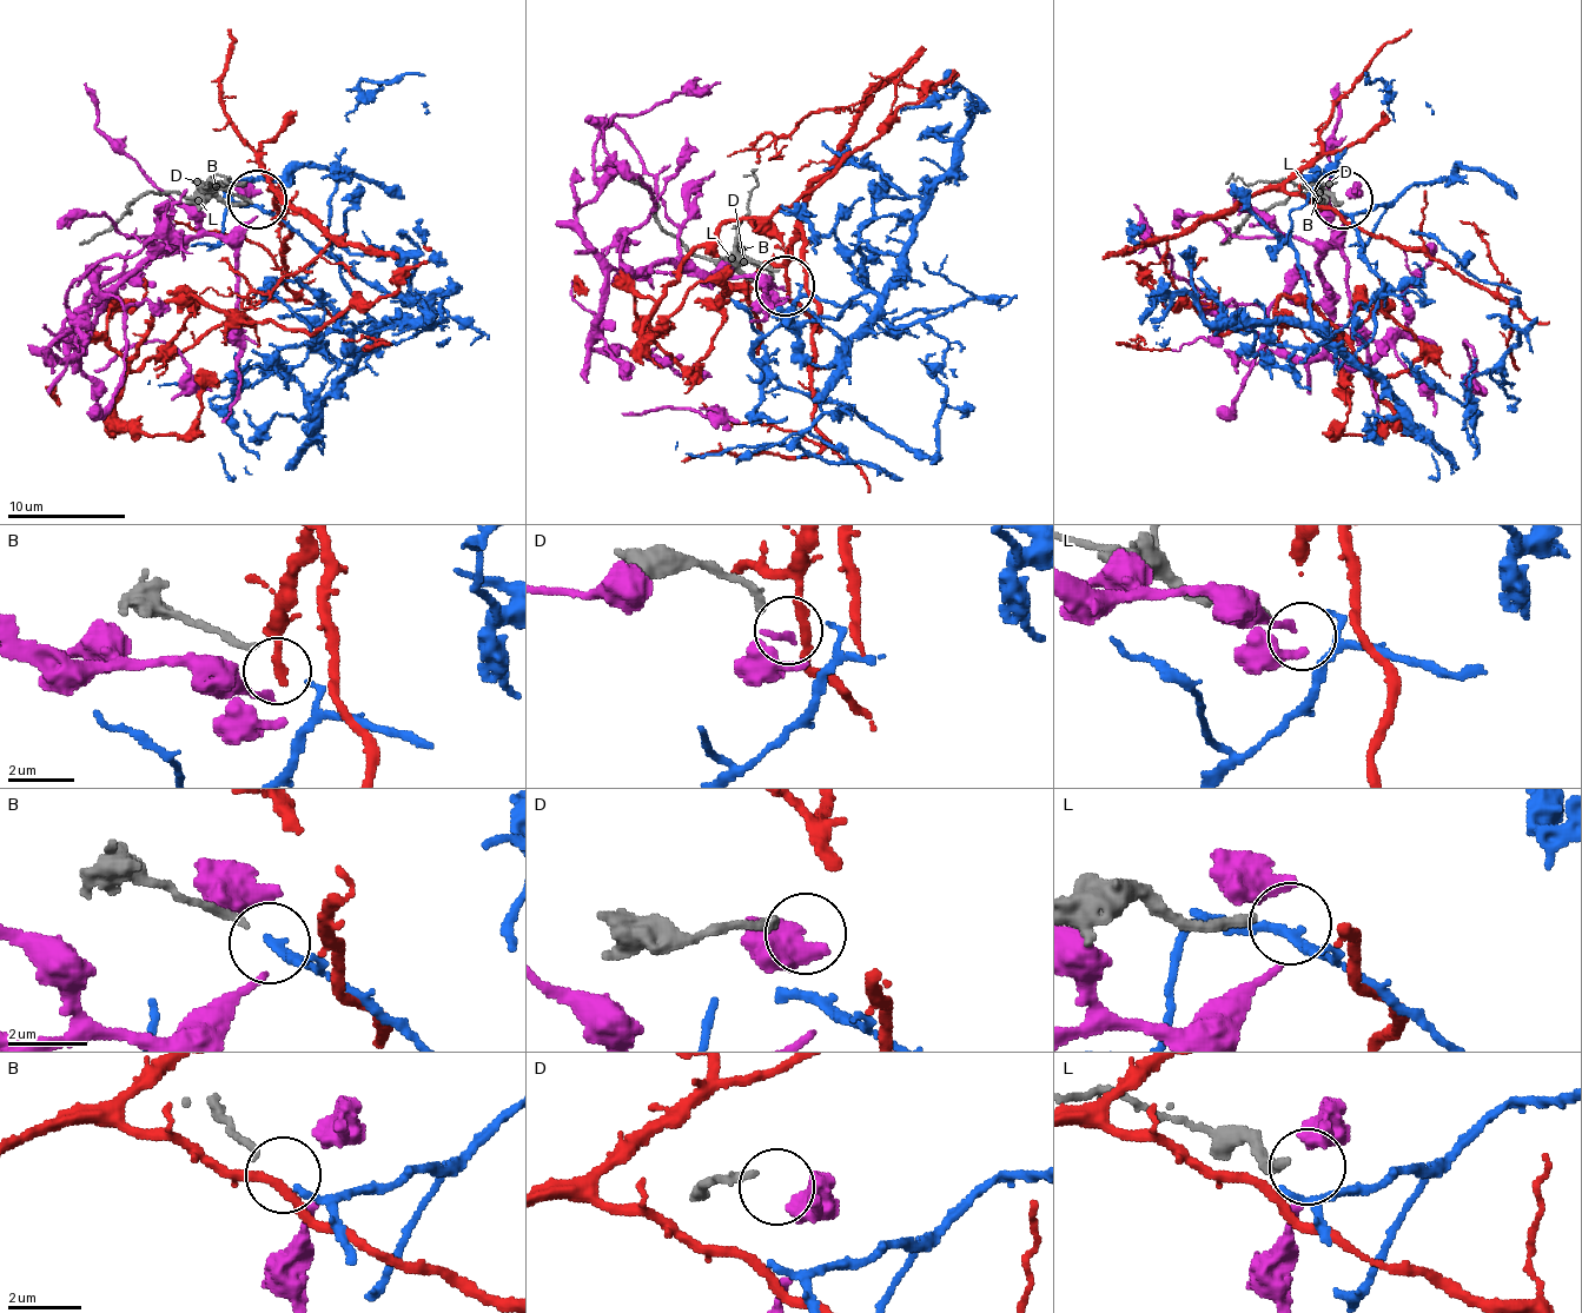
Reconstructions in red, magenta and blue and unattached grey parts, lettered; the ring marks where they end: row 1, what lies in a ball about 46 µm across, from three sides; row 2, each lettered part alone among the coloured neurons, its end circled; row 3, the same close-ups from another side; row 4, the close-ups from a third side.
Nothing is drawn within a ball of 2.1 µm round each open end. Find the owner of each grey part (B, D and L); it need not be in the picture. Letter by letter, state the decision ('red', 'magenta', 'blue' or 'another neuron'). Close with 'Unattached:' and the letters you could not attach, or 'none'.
B: blue
D: another neuron
L: another neuron
Unattached: D, L

